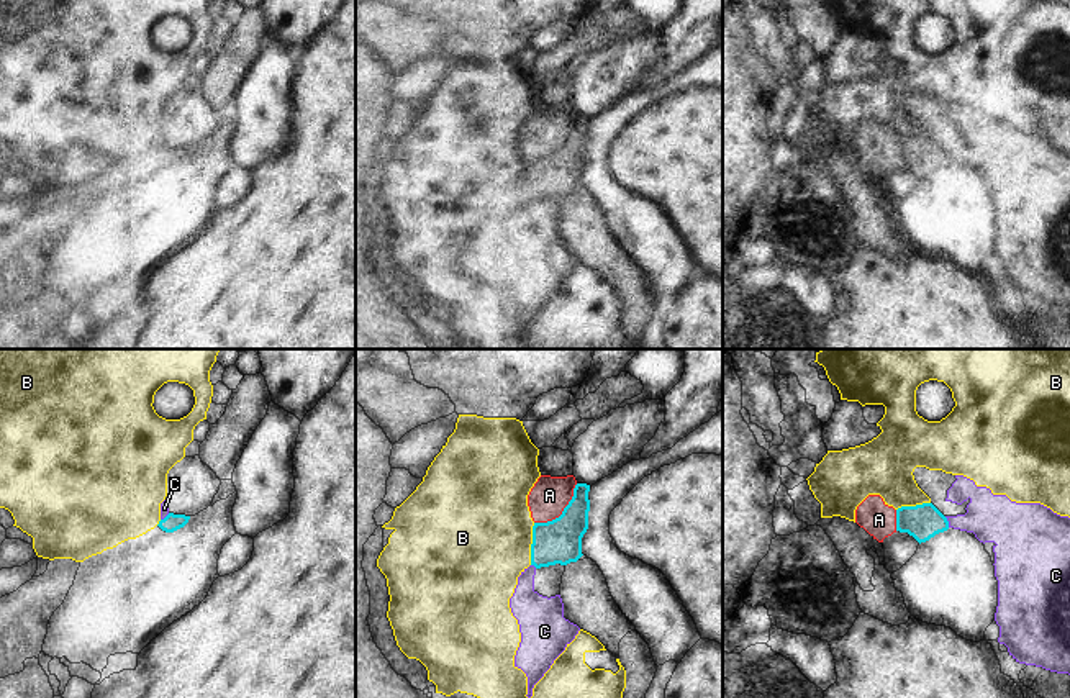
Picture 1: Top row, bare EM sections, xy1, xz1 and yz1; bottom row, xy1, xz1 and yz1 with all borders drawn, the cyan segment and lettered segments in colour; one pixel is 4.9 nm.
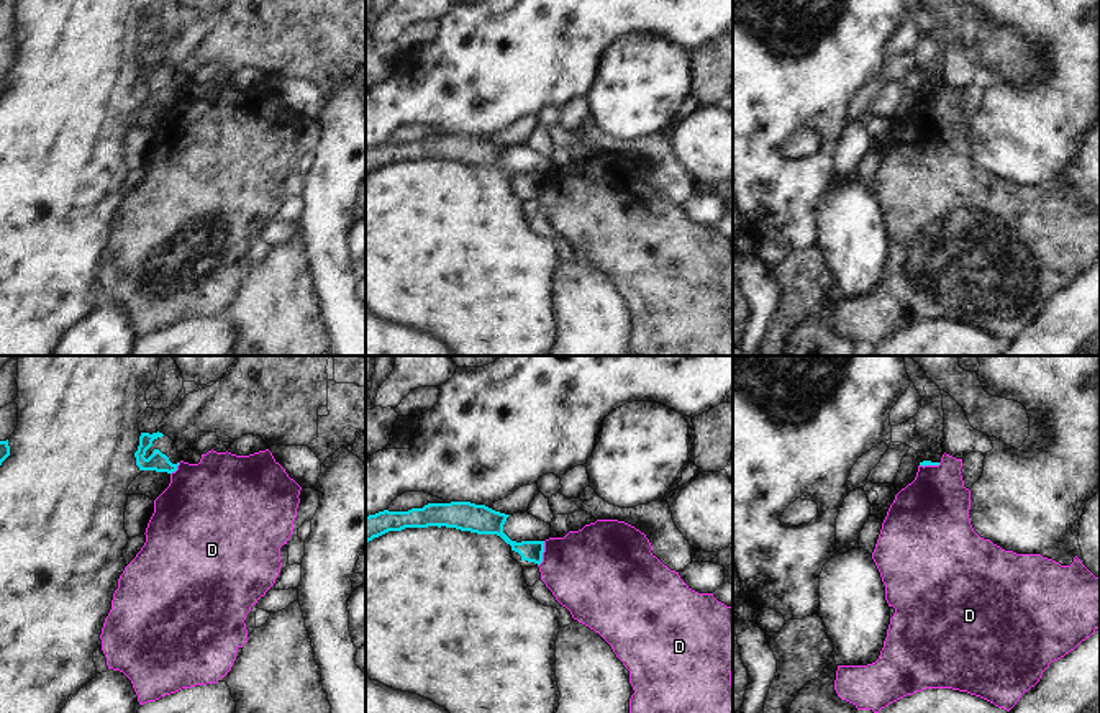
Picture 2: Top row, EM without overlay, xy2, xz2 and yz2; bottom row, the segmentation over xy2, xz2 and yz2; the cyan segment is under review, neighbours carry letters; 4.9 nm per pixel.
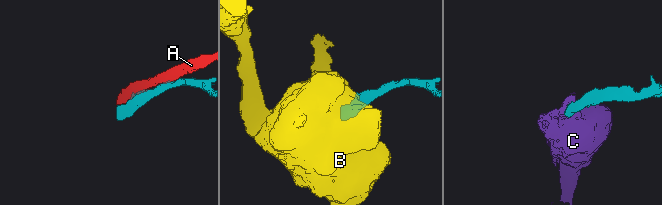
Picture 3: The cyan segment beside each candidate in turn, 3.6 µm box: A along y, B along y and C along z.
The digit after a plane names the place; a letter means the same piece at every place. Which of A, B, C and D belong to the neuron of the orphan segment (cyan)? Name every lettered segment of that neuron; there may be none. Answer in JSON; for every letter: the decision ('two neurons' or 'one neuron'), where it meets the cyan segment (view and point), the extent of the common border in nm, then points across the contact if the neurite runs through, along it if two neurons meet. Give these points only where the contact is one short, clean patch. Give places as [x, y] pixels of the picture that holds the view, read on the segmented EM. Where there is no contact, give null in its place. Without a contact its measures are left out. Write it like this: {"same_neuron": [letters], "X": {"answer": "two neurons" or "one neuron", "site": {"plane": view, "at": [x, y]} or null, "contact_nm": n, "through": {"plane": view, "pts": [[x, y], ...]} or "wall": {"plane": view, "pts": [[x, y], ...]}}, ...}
{"same_neuron": [], "A": {"answer": "two neurons", "site": {"plane": "xz1", "at": [562, 512]}, "contact_nm": 300}, "B": {"answer": "two neurons", "site": {"plane": "xz1", "at": [531, 544]}, "contact_nm": 200, "wall": {"plane": "xz1", "pts": [[534, 523], [530, 564]]}}, "C": {"answer": "two neurons", "site": {"plane": "yz1", "at": [947, 521]}, "contact_nm": 60, "wall": {"plane": "yz1", "pts": [[944, 516], [949, 526]]}}, "D": {"answer": "two neurons", "site": {"plane": "xz2", "at": [541, 554]}, "contact_nm": 130, "wall": {"plane": "xz2", "pts": [[545, 541], [545, 551], [538, 566]]}}}

